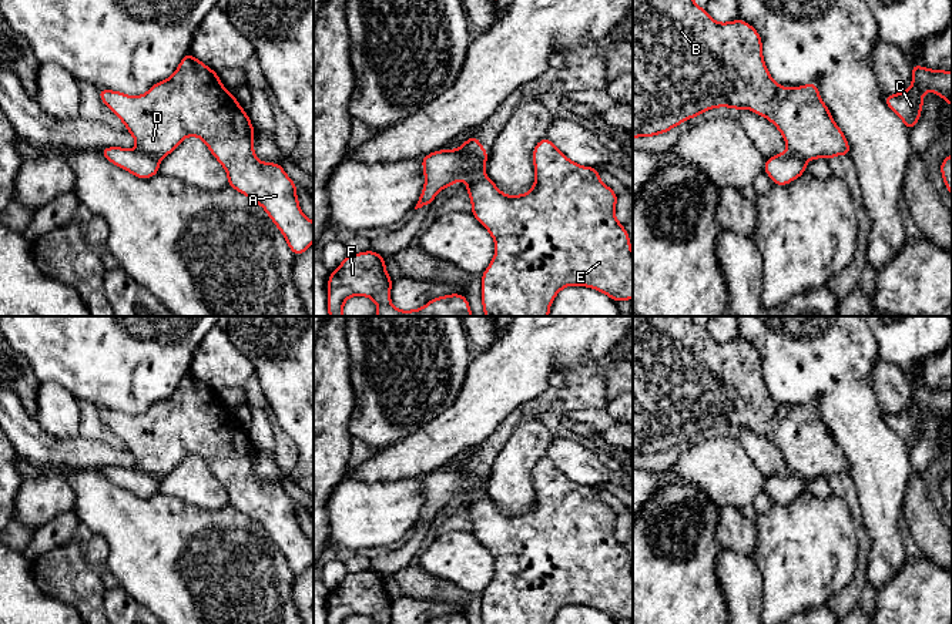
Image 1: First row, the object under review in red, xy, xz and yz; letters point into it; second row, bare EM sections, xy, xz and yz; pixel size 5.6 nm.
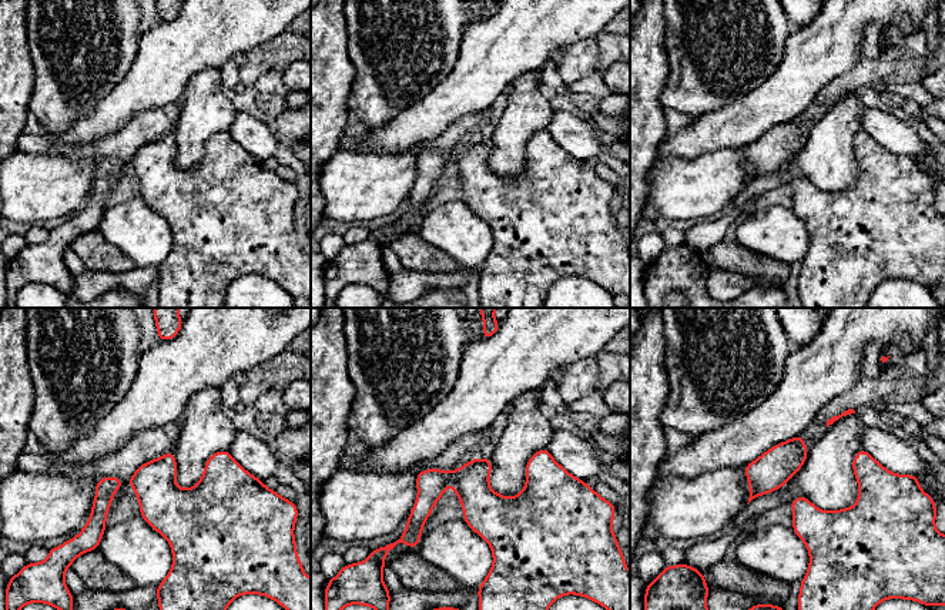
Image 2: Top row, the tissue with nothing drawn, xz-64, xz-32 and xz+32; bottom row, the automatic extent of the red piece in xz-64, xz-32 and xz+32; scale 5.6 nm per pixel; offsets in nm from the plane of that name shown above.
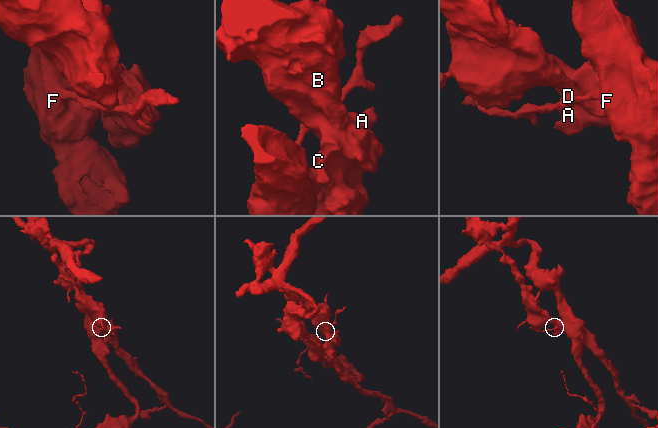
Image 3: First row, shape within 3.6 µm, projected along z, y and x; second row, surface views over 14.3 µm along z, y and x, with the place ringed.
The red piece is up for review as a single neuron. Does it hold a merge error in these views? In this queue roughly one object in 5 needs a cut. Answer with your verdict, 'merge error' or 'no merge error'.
no merge error

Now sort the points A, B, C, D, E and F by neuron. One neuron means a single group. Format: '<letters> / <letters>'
A B C D E F

